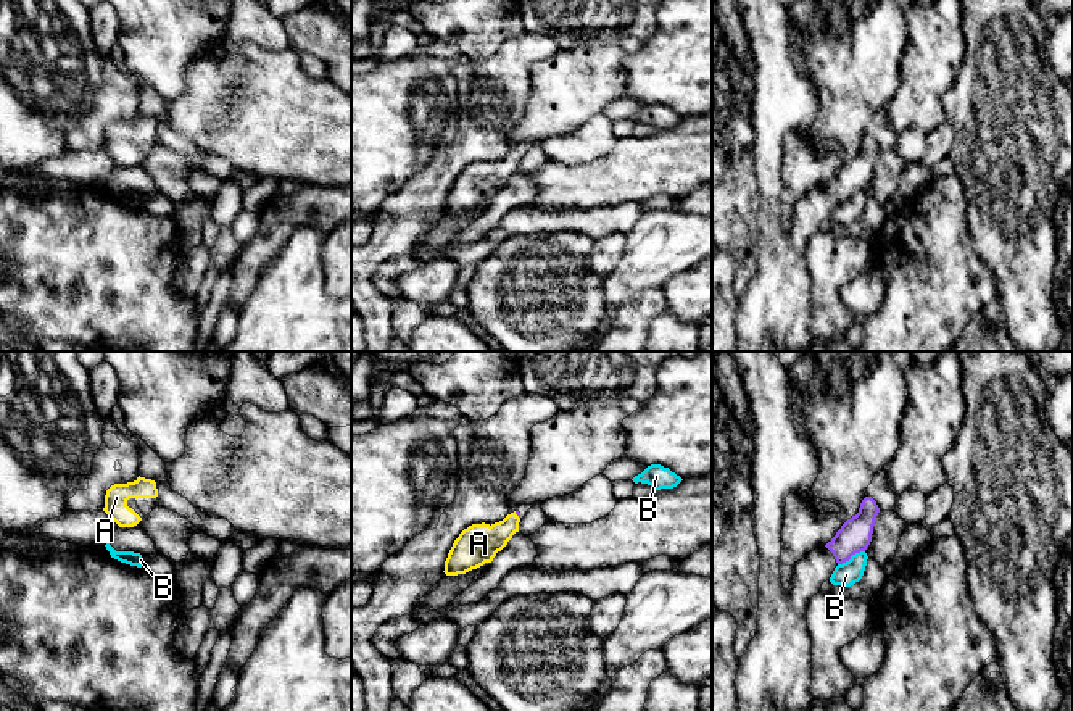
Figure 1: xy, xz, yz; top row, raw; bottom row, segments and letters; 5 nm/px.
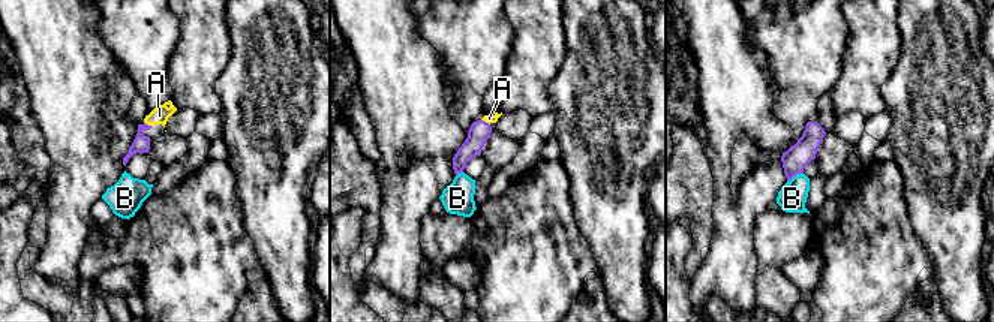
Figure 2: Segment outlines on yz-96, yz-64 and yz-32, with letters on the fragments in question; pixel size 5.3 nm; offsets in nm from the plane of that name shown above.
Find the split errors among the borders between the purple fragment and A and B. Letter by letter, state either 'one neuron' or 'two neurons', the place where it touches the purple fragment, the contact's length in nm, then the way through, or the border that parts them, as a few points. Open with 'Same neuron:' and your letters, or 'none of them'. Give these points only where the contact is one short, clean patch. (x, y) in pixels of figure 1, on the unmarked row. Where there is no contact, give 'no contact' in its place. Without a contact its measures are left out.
Same neuron: A
A: one neuron; meets purple in xz at (516, 152); contact 50 nm long; runs through xz (517, 152), (516, 152), (493, 178), (479, 182)
B: two neurons; meets purple in yz at (851, 194); contact 150 nm long; border along yz (864, 189), (838, 203)

